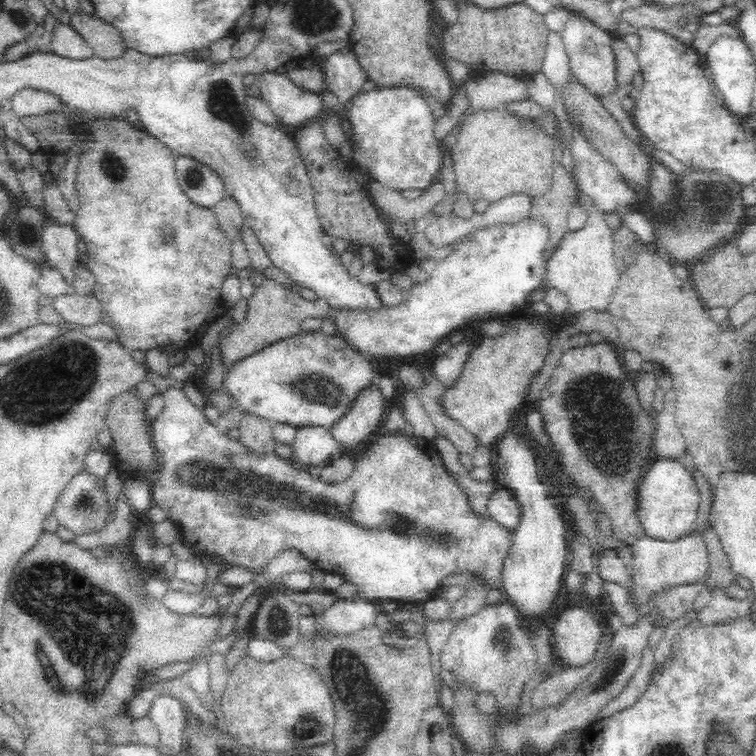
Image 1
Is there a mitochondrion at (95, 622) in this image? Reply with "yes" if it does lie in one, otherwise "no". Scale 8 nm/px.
yes

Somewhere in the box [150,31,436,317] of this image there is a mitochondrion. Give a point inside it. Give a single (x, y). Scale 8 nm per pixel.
(222, 102)

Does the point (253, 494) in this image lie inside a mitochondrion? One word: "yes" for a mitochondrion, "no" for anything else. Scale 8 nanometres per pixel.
yes

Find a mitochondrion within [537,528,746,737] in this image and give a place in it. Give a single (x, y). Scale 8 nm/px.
(605, 680)

